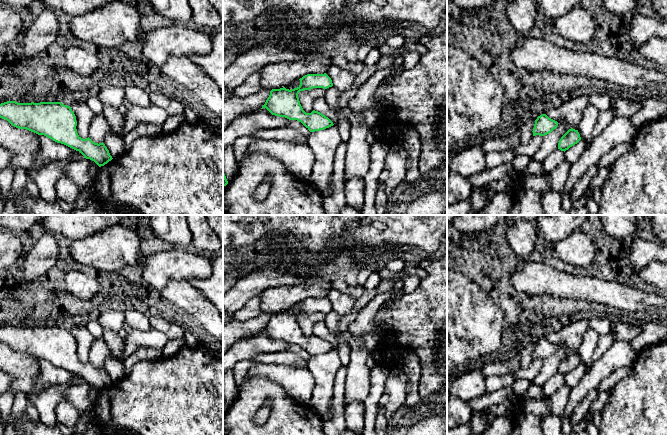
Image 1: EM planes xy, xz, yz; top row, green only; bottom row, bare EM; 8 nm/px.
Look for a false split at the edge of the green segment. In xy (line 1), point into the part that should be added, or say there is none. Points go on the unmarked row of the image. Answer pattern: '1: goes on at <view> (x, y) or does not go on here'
1: does not go on here

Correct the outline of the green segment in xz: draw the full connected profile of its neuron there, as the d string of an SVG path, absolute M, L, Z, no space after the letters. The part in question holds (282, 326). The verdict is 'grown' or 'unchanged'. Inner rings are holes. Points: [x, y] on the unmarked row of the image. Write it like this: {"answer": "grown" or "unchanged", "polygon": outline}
{"answer": "unchanged", "polygon": "M307 298L300 304L300 309L294 313L272 313L265 328L261 333L266 332L272 339L285 341L289 344L301 346L310 356L324 354L333 350L333 346L322 337L313 334L306 337L299 325L300 315L313 312L327 313L333 310L331 302L326 298Z"}

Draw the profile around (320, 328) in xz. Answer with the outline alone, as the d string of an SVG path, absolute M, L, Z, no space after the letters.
M319 321L314 325L313 334L318 335L328 341L334 349L337 349L340 342L349 344L352 340L352 335L349 331L342 332L341 334L334 334L328 329L324 321Z

